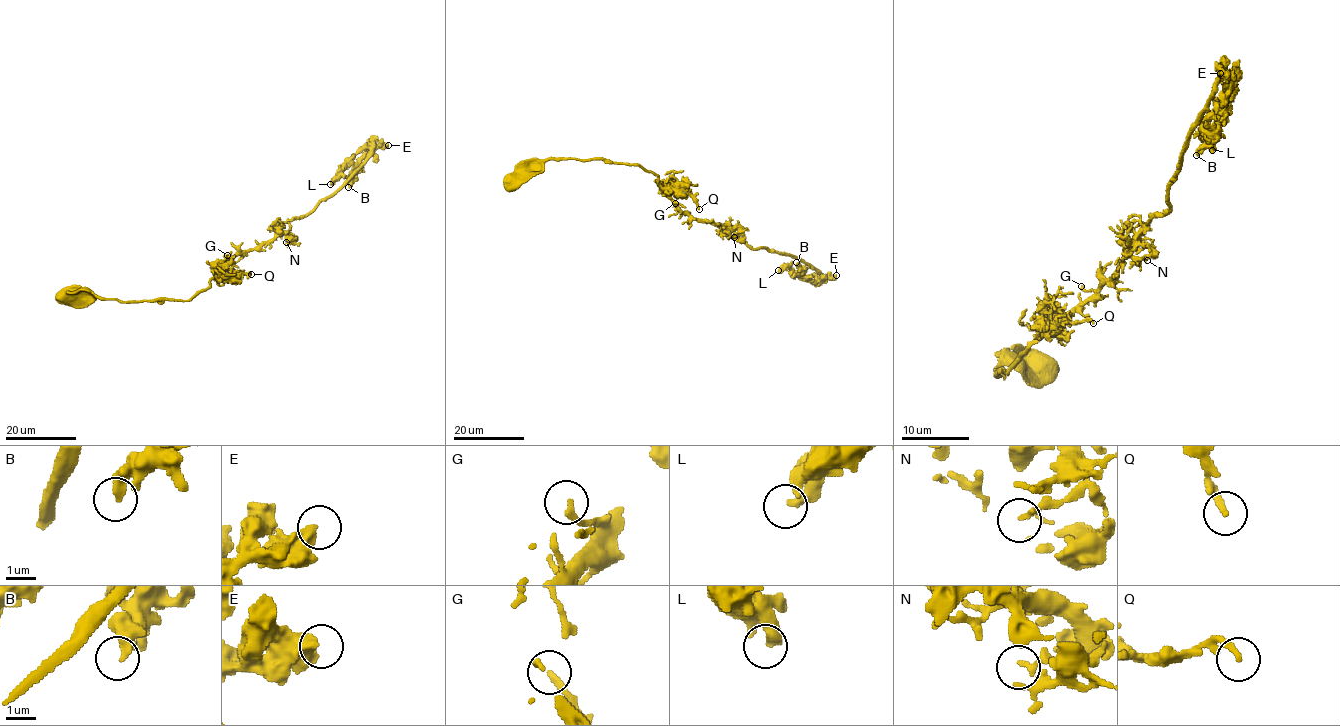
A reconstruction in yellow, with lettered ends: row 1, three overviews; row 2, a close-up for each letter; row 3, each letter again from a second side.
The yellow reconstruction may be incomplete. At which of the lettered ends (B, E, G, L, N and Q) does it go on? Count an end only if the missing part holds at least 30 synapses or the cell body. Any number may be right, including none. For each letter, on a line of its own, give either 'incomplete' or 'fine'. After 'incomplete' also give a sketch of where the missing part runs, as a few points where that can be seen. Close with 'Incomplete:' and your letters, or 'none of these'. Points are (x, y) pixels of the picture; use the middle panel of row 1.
B: fine
E: fine
G: fine
L: fine
N: fine
Q: fine
Incomplete: none of these

